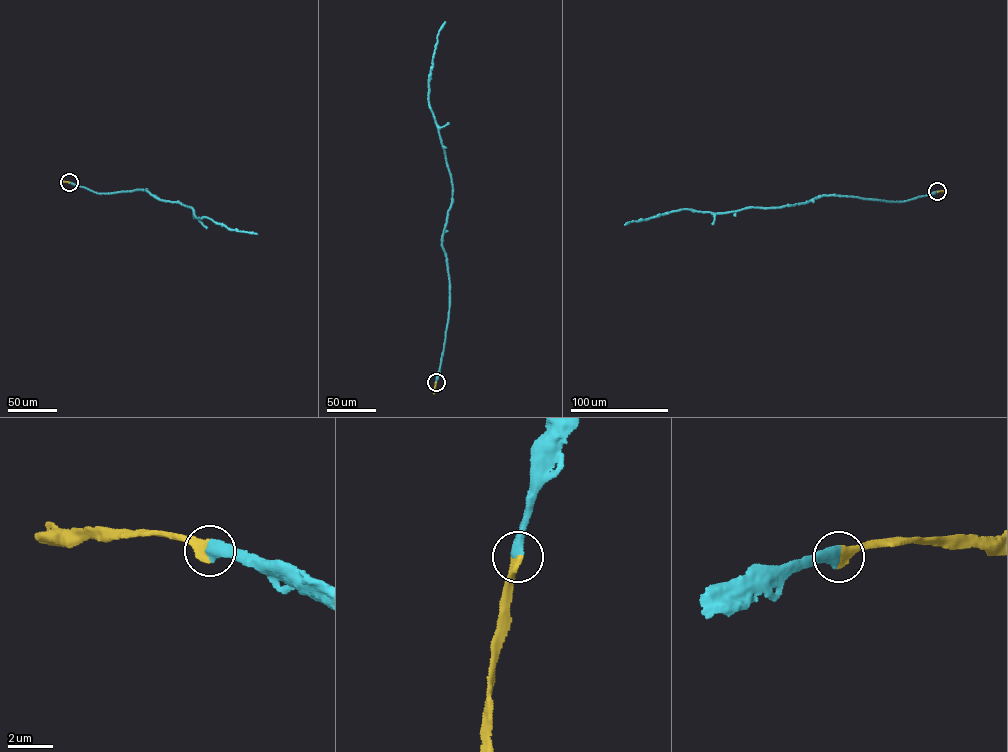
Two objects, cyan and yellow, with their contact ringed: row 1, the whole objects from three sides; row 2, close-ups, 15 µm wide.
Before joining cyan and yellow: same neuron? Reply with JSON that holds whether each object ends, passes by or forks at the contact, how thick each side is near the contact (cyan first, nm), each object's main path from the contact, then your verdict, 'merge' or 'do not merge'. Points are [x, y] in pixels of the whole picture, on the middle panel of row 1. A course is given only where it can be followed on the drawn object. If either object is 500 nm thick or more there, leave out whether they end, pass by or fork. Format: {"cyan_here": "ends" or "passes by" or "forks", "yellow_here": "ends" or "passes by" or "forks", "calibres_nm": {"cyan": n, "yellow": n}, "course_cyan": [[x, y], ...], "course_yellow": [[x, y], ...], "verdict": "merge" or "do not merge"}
{"calibres_nm": {"cyan": 500, "yellow": 440}, "course_cyan": [[436, 382], [449, 309], [448, 271], [442, 241], [452, 185], [428, 101], [437, 36], [445, 21]], "course_yellow": [[436, 382], [434, 394]], "verdict": "merge"}

